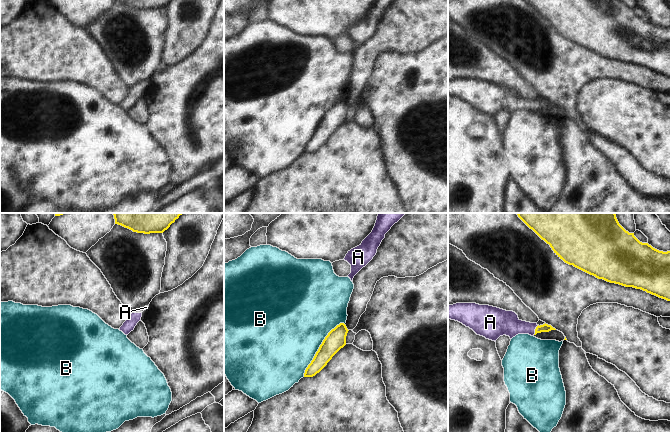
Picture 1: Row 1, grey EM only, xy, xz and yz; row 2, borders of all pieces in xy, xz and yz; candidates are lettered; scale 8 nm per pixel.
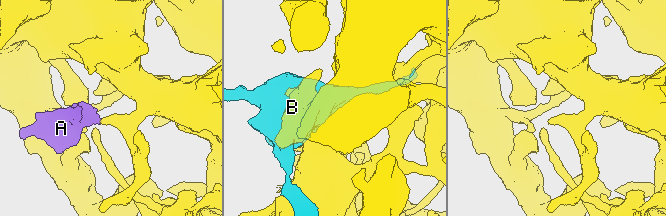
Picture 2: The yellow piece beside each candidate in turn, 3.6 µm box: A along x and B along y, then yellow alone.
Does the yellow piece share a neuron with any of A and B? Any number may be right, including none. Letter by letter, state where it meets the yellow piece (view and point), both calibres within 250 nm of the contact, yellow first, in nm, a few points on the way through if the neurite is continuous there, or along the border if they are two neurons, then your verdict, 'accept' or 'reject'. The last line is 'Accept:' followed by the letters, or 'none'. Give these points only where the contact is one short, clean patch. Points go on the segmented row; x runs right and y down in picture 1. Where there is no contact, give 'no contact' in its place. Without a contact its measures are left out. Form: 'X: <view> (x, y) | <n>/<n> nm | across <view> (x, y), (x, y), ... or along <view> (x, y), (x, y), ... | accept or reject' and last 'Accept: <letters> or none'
A: yz (535, 330) | 70/190 nm | across yz (545, 327), (535, 330), (511, 326), (507, 323) | accept
B: xz (319, 347) | 160/500 nm | reject
Accept: A

